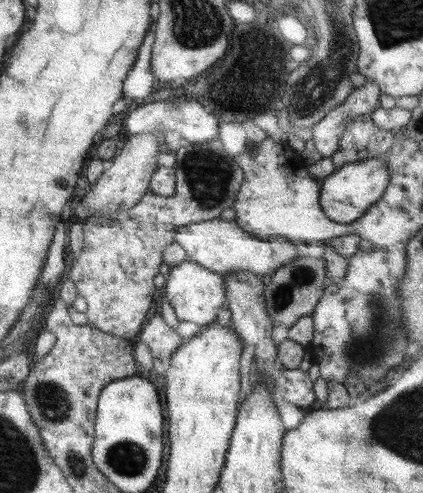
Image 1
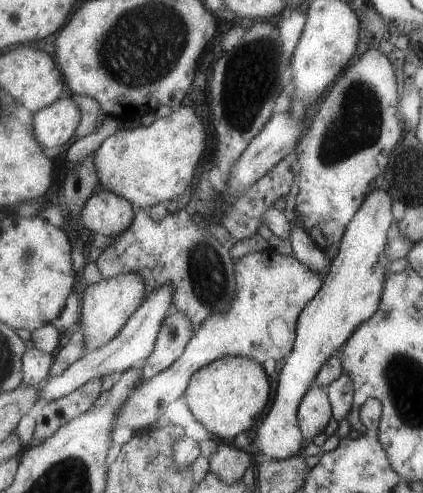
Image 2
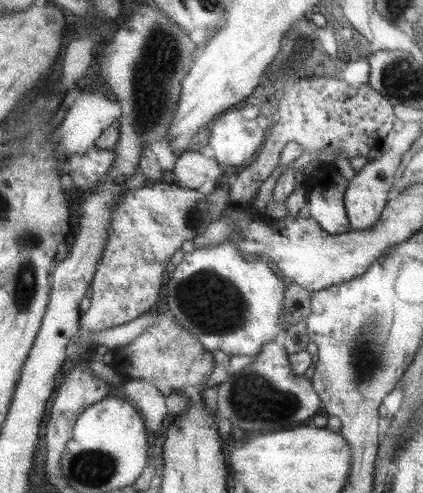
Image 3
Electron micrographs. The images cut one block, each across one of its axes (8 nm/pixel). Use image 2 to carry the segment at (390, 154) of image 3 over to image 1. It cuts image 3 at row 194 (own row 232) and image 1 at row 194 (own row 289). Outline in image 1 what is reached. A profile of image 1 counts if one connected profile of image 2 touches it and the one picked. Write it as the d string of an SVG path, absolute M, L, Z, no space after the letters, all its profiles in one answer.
M387 154L377 156L377 158L359 160L359 162L349 162L341 166L339 170L335 168L333 174L329 174L323 182L319 182L321 210L327 214L327 218L331 218L337 224L351 224L357 218L361 218L383 196L387 184L389 184Z

